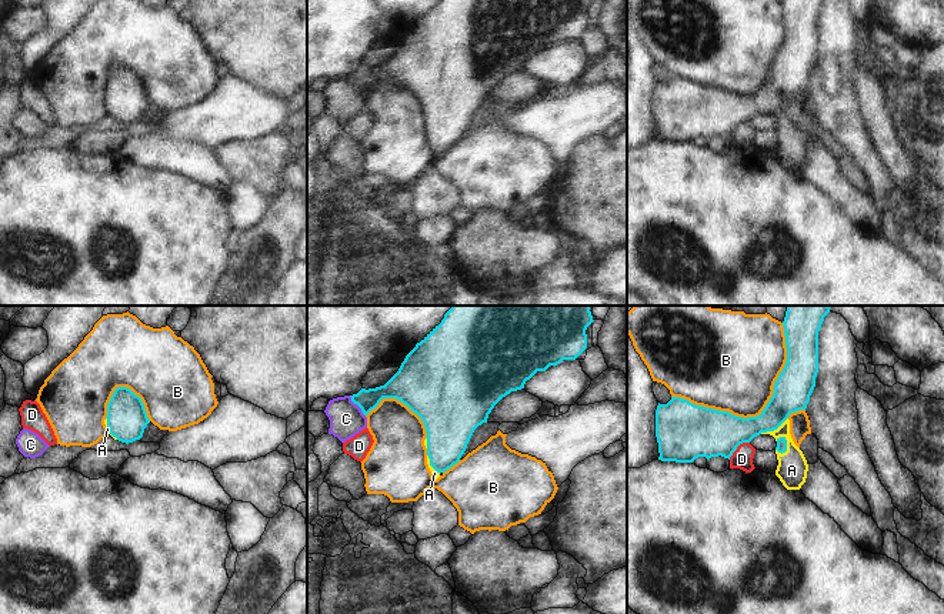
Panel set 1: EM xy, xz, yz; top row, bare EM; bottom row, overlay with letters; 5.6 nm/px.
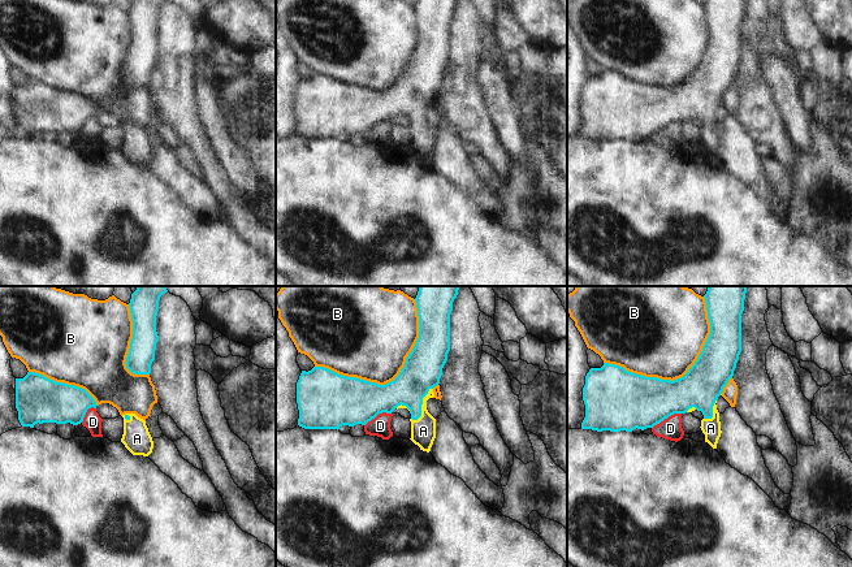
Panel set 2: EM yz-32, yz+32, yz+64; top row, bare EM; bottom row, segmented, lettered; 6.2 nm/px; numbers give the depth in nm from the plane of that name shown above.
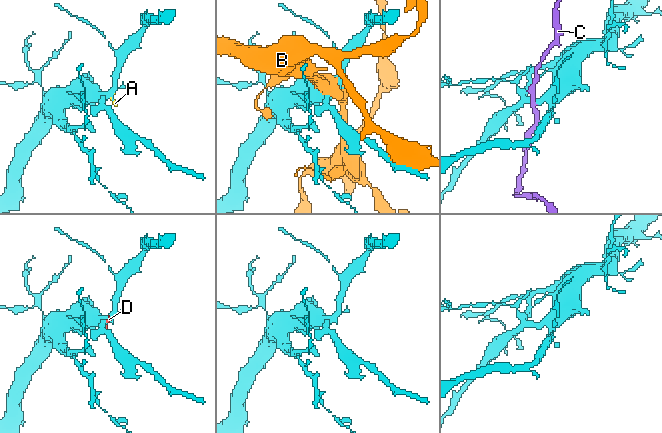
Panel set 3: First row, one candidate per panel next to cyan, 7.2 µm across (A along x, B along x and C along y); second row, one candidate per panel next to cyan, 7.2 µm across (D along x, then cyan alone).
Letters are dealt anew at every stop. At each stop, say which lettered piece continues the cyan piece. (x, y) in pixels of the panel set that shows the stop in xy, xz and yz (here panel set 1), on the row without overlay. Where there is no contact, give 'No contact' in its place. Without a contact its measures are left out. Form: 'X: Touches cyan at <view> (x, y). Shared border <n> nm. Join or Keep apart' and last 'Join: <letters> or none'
A: Touches cyan at yz (786, 126). Shared border 110 nm. Join
B: Touches cyan at yz (761, 93). Shared border 750 nm. Keep apart
C: Touches cyan at xz (357, 84). Shared border 150 nm. Keep apart
D: Touches cyan at yz (737, 126). Shared border 160 nm. Keep apart
Join: A.

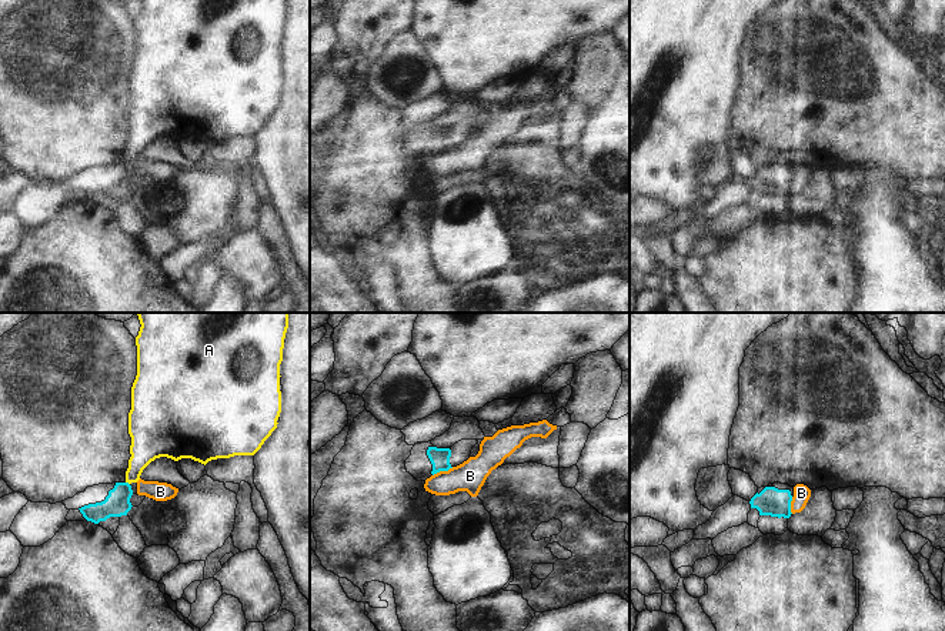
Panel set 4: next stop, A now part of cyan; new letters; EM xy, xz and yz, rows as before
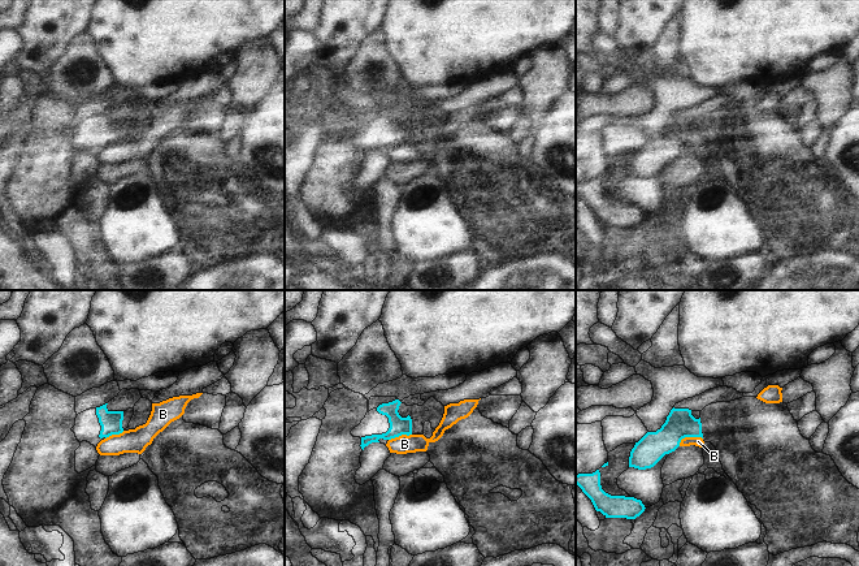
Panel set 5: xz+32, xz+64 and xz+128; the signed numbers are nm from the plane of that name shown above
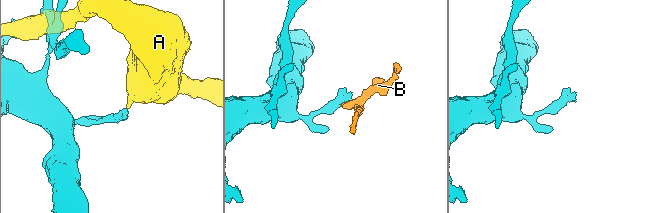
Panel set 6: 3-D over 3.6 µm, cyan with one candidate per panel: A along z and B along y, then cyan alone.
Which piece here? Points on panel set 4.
A: Touches cyan at xy (127, 163). Shared border 30 nm. Keep apart
B: Touches cyan at xz (443, 150). Shared border 130 nm. Join
Join: B.

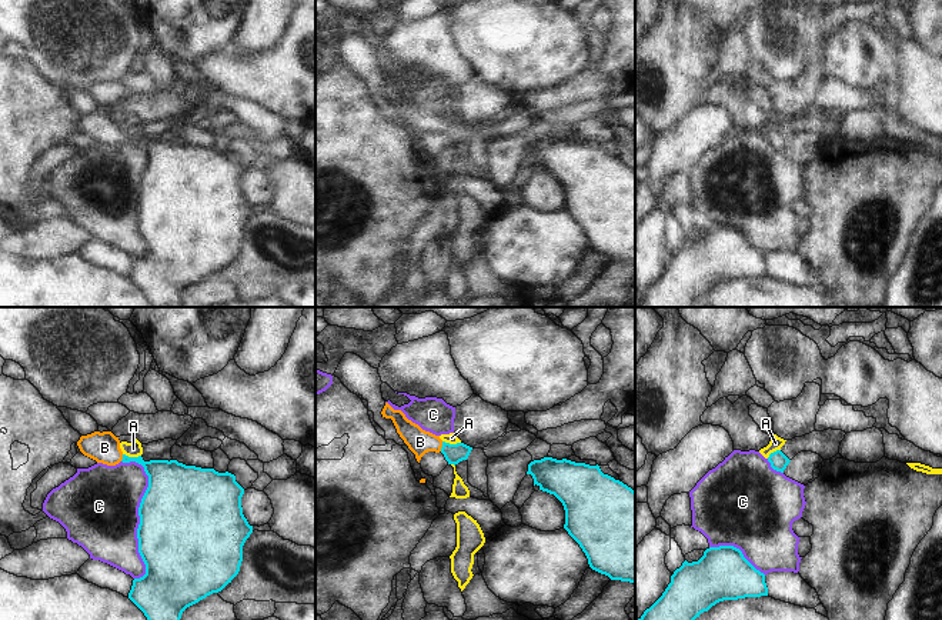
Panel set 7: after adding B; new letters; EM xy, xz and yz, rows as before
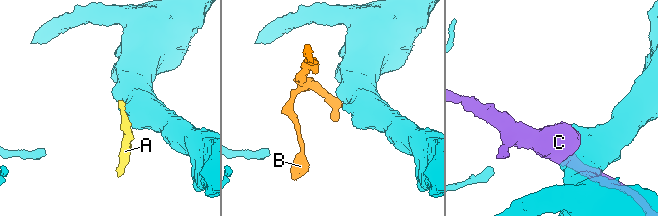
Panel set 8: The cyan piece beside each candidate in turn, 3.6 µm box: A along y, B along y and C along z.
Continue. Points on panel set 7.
A: Touches cyan at xy (132, 137). Shared border 110 nm. Keep apart
B: Touches cyan at xz (443, 126). Shared border 60 nm. Join
C: Touches cyan at xy (139, 194). Shared border 700 nm. Keep apart
Join: B.

